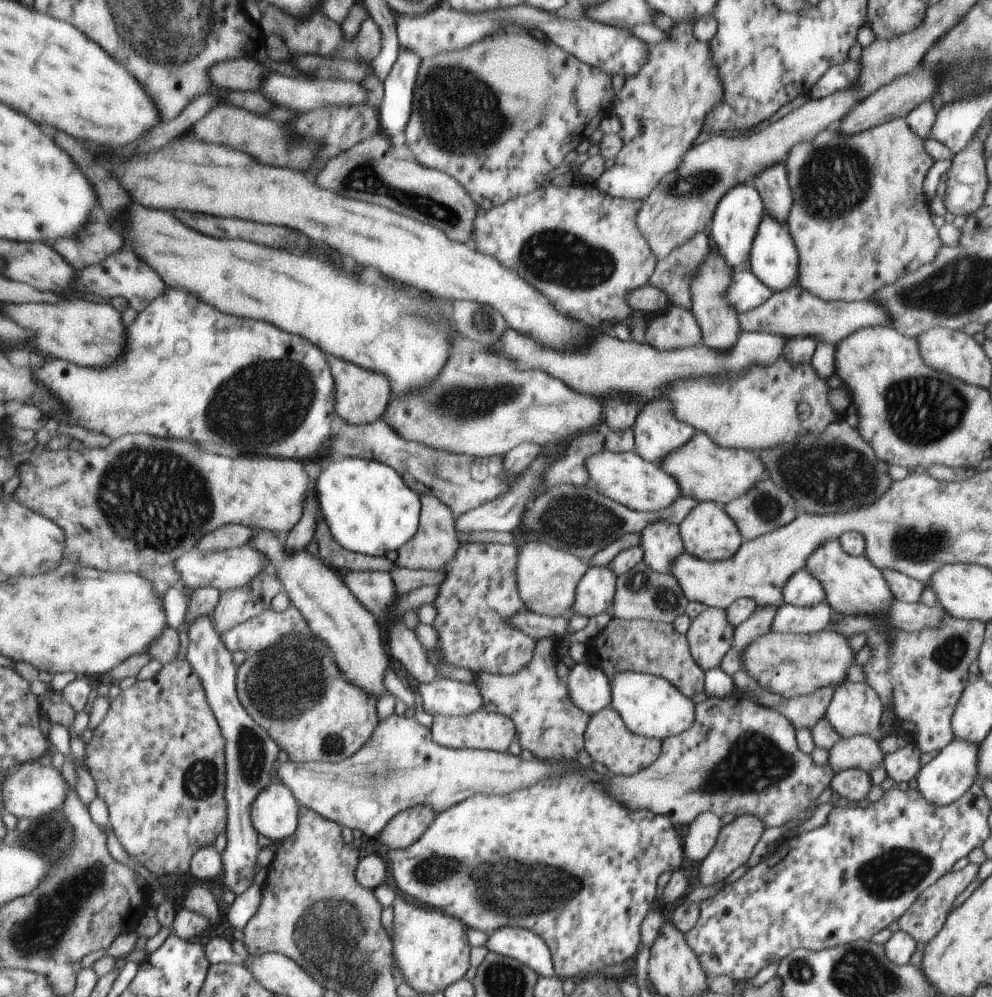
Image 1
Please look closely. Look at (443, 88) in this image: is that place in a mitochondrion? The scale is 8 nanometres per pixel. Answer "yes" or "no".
yes

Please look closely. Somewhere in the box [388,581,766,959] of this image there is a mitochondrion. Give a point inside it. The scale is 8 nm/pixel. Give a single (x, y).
(549, 887)

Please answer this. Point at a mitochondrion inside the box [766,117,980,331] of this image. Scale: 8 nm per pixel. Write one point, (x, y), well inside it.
(822, 195)

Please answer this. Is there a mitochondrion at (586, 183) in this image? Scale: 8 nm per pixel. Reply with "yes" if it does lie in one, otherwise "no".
no

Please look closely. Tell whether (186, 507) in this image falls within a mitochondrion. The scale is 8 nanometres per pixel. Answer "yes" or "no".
yes

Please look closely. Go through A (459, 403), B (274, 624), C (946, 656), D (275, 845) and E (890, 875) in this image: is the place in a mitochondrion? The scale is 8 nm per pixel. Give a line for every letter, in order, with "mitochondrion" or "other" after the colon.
A: mitochondrion
B: other
C: mitochondrion
D: other
E: mitochondrion

